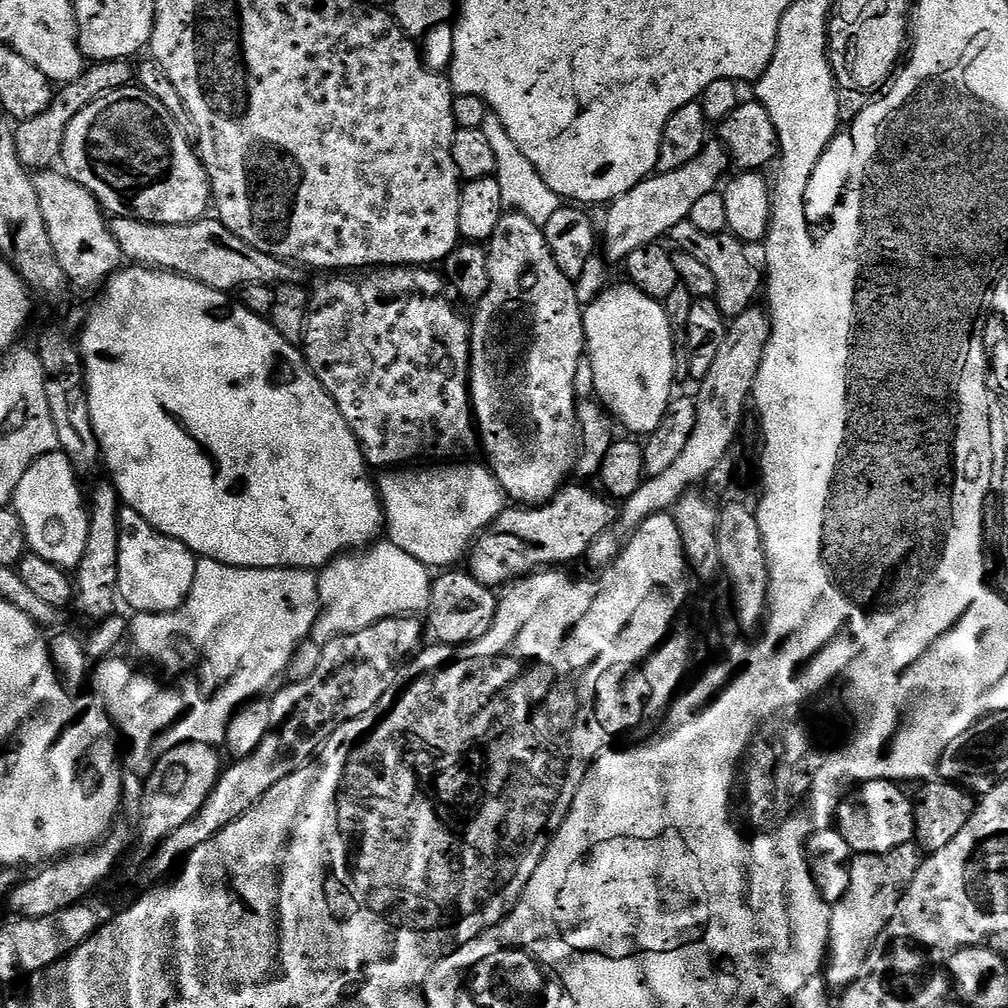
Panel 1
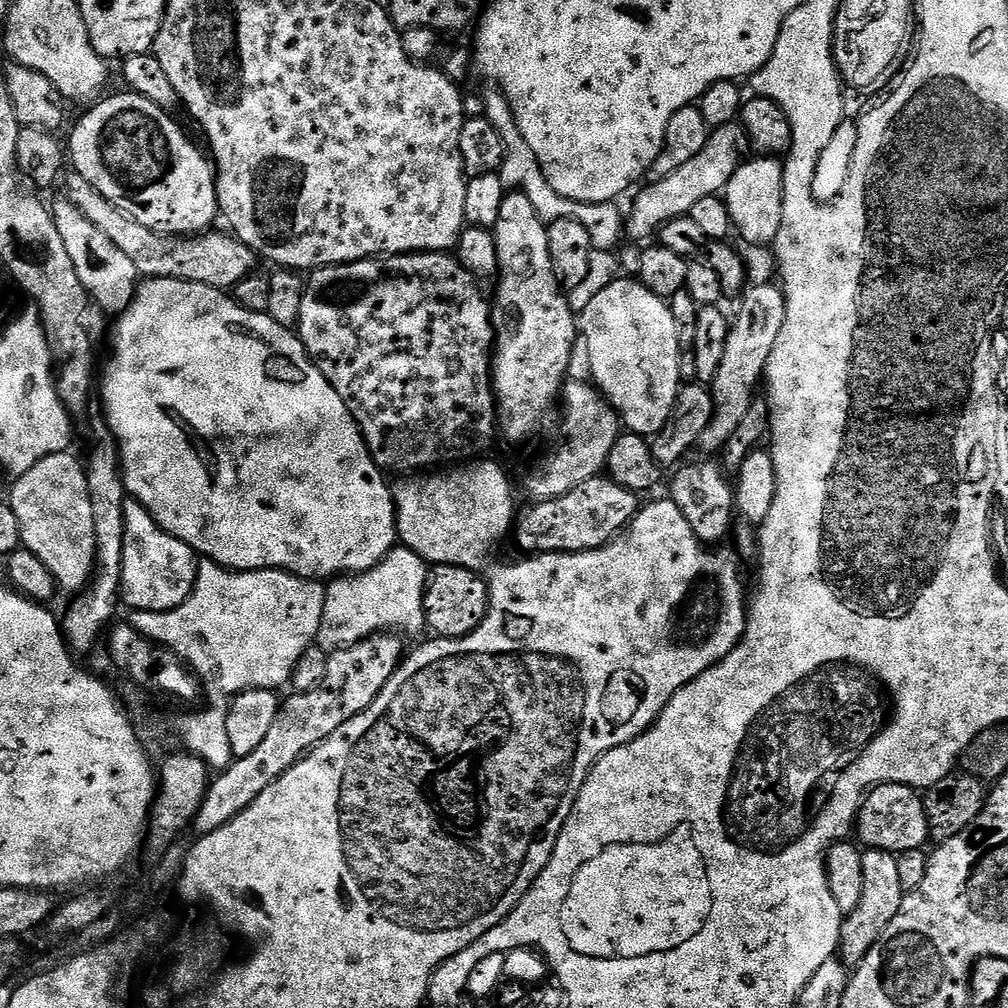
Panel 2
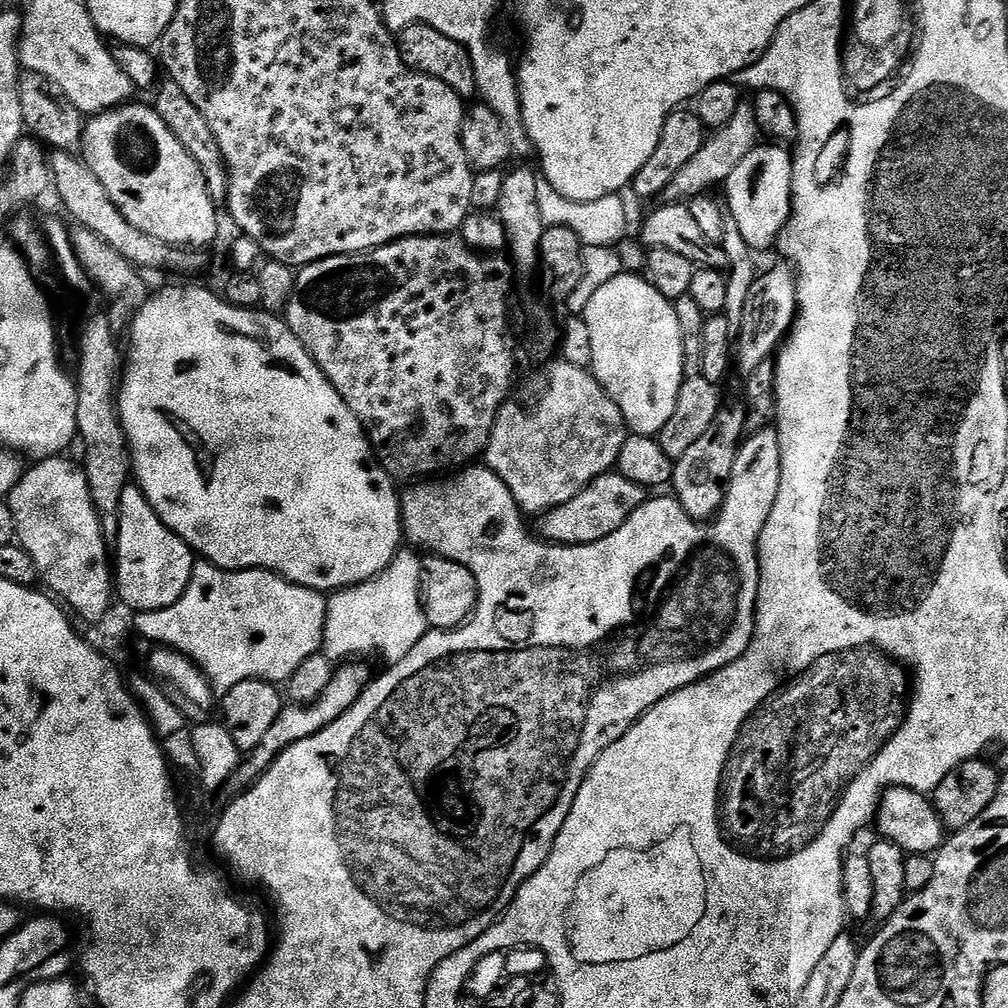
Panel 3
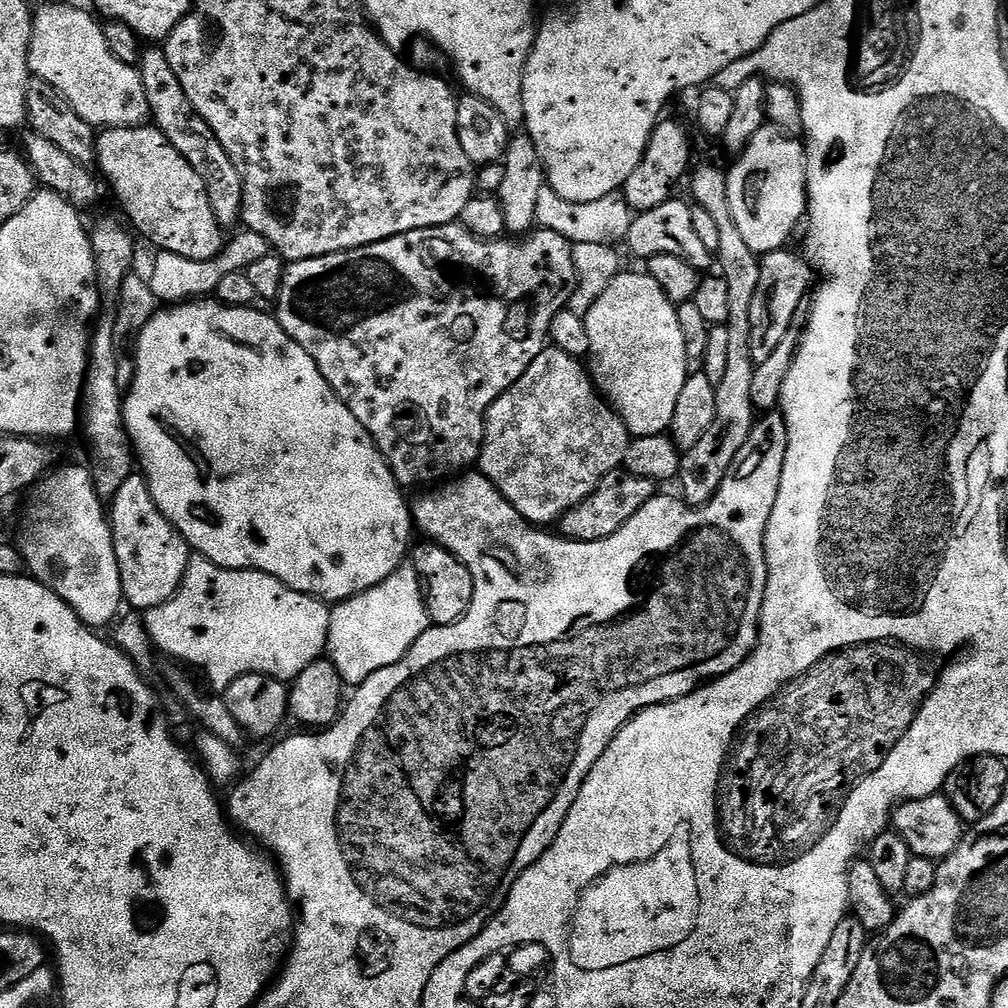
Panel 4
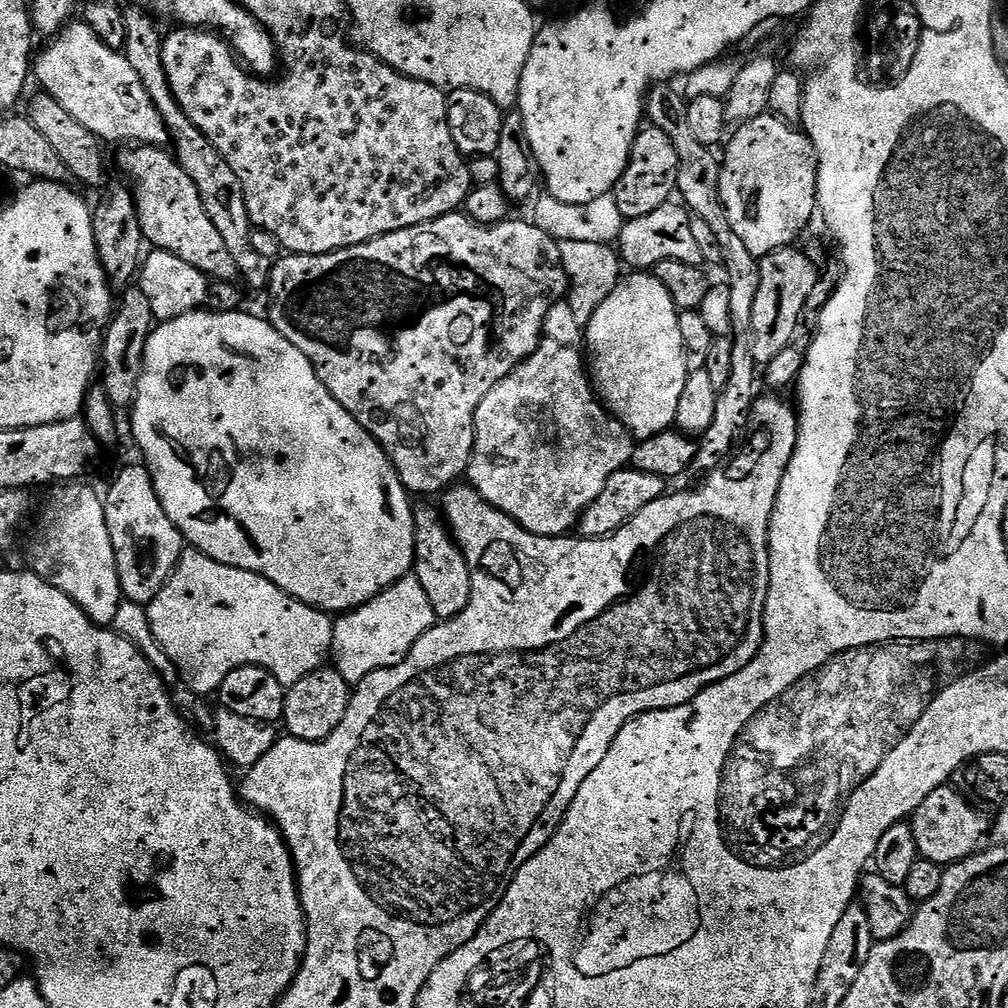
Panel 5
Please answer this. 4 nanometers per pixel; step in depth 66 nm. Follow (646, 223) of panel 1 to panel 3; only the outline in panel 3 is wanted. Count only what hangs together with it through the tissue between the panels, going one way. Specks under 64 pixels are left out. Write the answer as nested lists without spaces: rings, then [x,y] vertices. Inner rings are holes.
[[[741,102],[734,118],[730,118],[730,122],[726,122],[726,126],[715,129],[705,139],[702,150],[698,150],[698,154],[694,154],[694,158],[690,158],[690,162],[686,162],[686,166],[682,166],[682,170],[678,170],[678,176],[674,178],[674,182],[670,182],[668,187],[667,199],[672,202],[687,202],[693,196],[705,195],[712,190],[715,184],[727,185],[730,174],[734,174],[734,170],[738,170],[738,162],[742,162],[742,158],[746,158],[746,154],[755,150],[761,136],[762,133],[756,121],[756,112],[751,103]]]

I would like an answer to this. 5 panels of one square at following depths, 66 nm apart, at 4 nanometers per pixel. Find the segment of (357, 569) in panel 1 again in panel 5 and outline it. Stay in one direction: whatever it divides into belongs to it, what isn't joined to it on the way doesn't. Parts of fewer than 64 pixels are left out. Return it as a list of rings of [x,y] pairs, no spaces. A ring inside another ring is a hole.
[[[415,574],[403,576],[389,588],[383,588],[370,602],[358,606],[353,612],[345,612],[333,623],[331,663],[338,674],[350,686],[360,684],[374,670],[382,670],[390,666],[398,666],[410,654],[410,650],[437,623],[434,606],[430,606],[430,598],[426,598],[426,590],[422,590],[422,582],[418,582]]]

